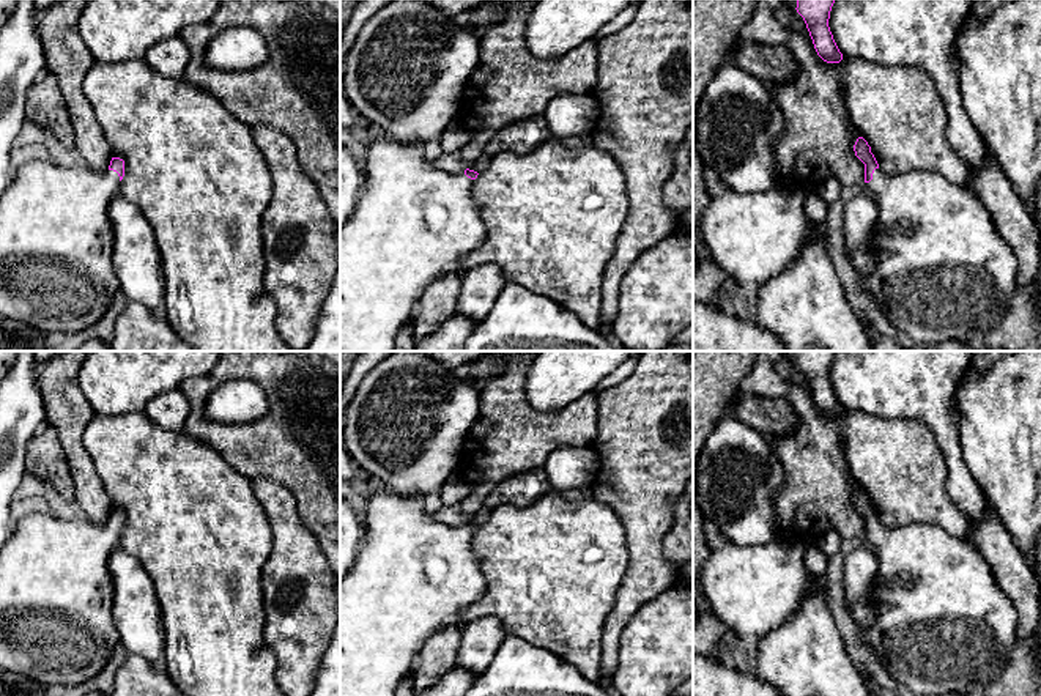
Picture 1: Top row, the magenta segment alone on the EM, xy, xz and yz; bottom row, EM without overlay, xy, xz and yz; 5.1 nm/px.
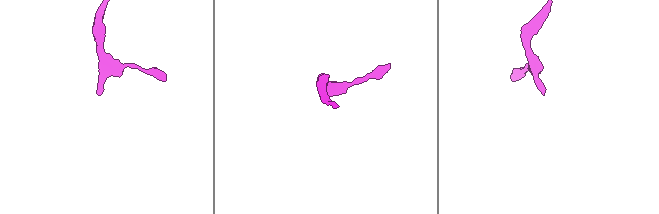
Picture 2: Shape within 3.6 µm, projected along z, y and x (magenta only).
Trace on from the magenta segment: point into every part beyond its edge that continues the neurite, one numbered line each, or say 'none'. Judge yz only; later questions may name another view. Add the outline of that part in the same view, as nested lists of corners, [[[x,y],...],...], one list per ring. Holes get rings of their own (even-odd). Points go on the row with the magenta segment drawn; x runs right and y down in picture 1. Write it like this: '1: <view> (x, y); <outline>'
1: yz (944, 273); [[[876,168],[866,187],[879,206],[877,260],[860,283],[893,328],[913,345],[935,345],[975,342],[1000,324],[1017,290],[1017,260],[981,200],[934,172],[887,175]]]

